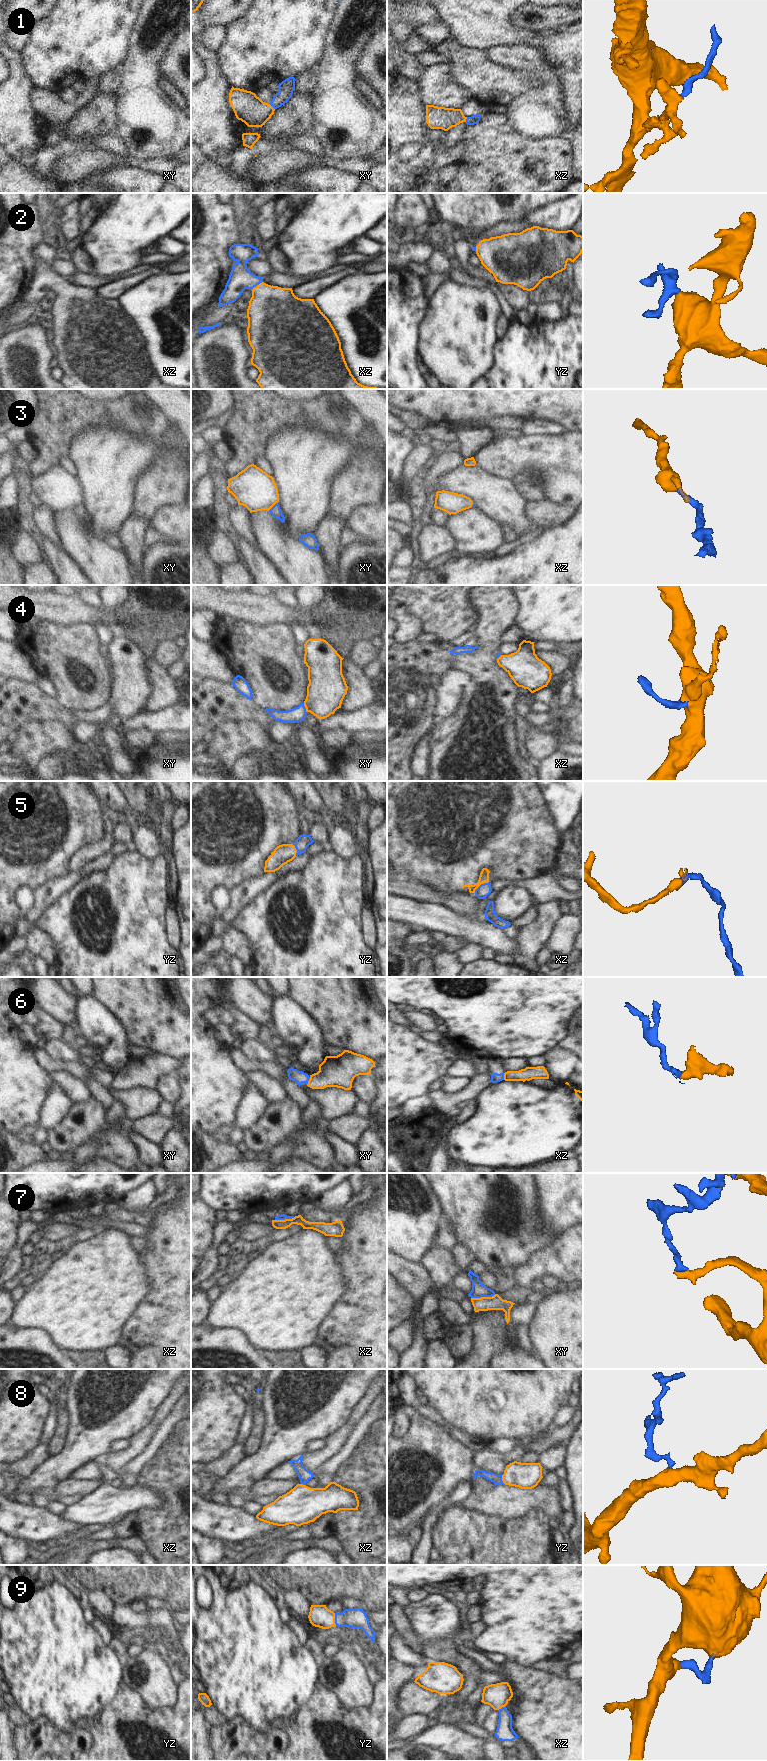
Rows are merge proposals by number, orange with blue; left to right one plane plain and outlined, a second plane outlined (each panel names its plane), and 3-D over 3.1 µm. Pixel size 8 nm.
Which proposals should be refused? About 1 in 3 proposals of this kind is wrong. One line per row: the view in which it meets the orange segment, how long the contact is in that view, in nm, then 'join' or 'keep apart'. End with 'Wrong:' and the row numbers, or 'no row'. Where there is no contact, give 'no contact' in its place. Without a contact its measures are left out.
1: xy | 60 nm | join
2: xz | 110 nm | join
3: xy | 100 nm | join
4: xy | 80 nm | join
5: xz | 150 nm | join
6: xy | 70 nm | keep apart
7: xy | 200 nm | keep apart
8: yz | 80 nm | join
9: yz | 110 nm | join
Wrong: 6, 7

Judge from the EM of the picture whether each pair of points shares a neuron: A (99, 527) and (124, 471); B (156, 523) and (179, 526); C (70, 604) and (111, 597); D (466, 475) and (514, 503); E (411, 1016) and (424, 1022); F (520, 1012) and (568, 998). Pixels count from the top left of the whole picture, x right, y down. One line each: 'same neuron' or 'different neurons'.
A: same neuron
B: same neuron
C: different neurons
D: same neuron
E: same neuron
F: same neuron

